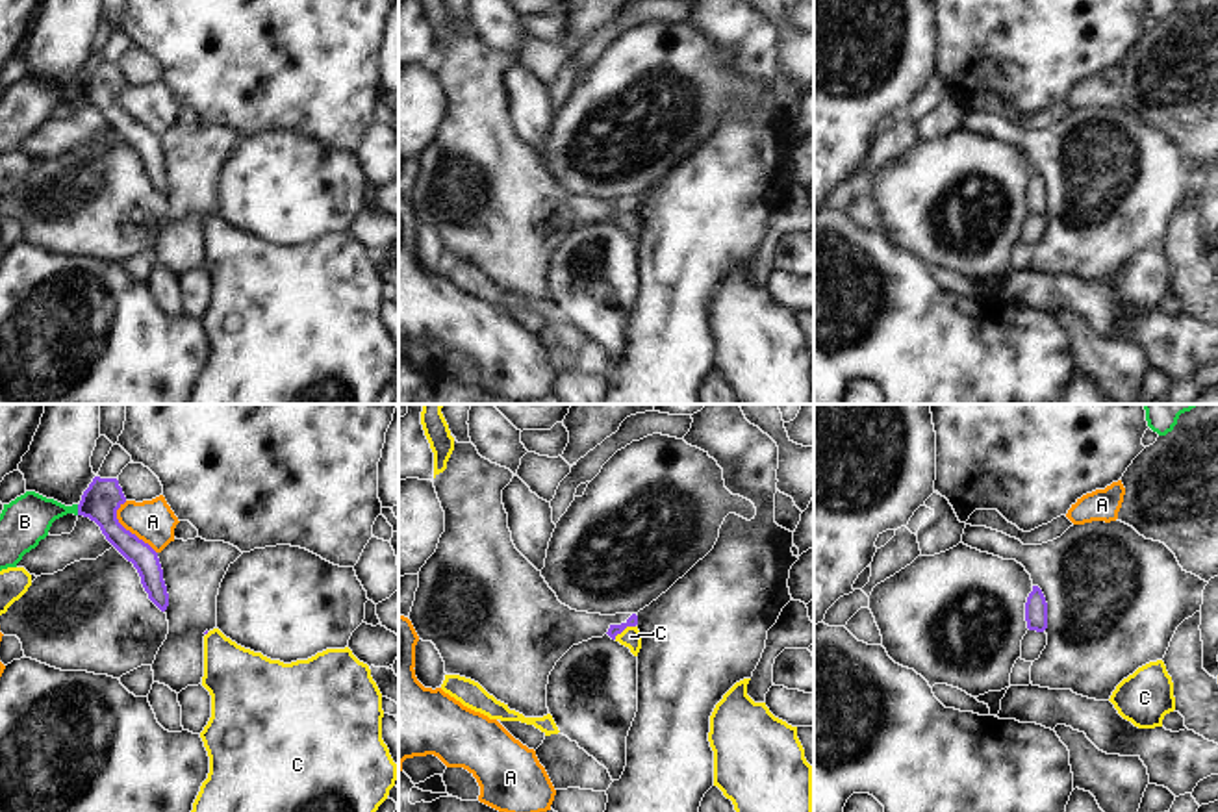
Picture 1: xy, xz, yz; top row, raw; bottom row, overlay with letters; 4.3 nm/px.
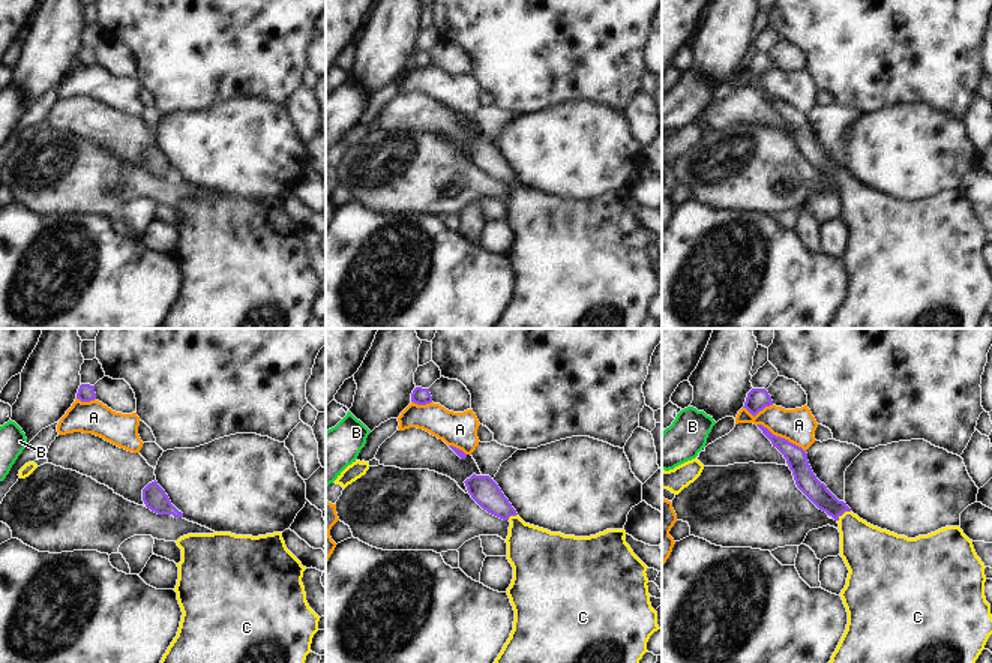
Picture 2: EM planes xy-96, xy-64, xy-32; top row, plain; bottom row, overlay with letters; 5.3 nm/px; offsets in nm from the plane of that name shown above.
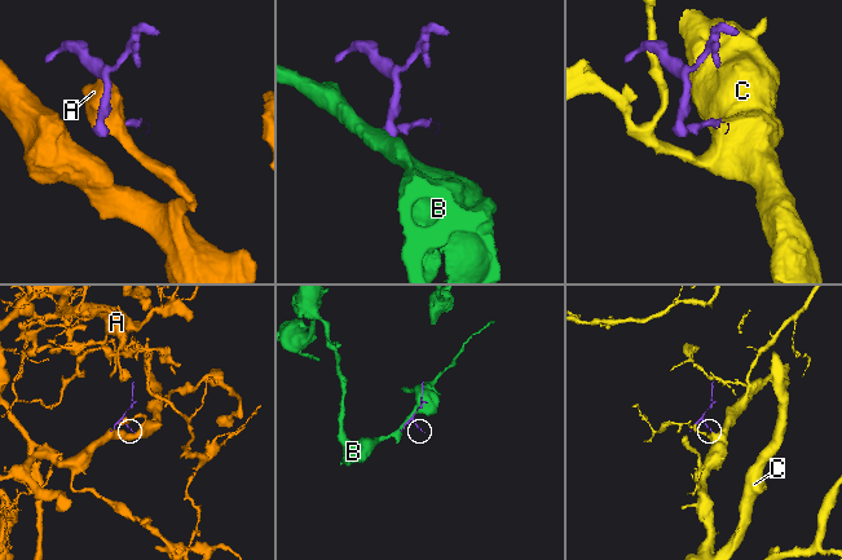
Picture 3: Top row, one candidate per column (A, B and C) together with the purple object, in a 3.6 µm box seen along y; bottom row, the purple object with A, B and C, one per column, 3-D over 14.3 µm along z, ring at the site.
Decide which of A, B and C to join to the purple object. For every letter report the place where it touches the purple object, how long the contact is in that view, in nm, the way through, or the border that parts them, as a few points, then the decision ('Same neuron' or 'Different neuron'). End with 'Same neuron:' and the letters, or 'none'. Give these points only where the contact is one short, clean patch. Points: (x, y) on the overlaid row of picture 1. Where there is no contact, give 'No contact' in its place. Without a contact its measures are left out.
A: Touches purple at xy (128, 531). Shared border 280 nm. Different neuron
B: Touches purple at xy (78, 510). Shared border 50 nm. Boundary: xy (76, 505), (78, 514). Different neuron
C: Touches purple at xz (623, 629). Shared border 110 nm. Path across: xz (614, 629), (623, 629), (631, 636). Same neuron
Same neuron: C

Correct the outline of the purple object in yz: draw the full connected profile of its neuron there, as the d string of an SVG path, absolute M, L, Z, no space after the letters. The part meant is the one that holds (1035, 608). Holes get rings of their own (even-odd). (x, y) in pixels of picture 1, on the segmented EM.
M1033 586L1027 597L1025 621L1029 630L1044 632L1047 628L1047 603L1038 586Z

